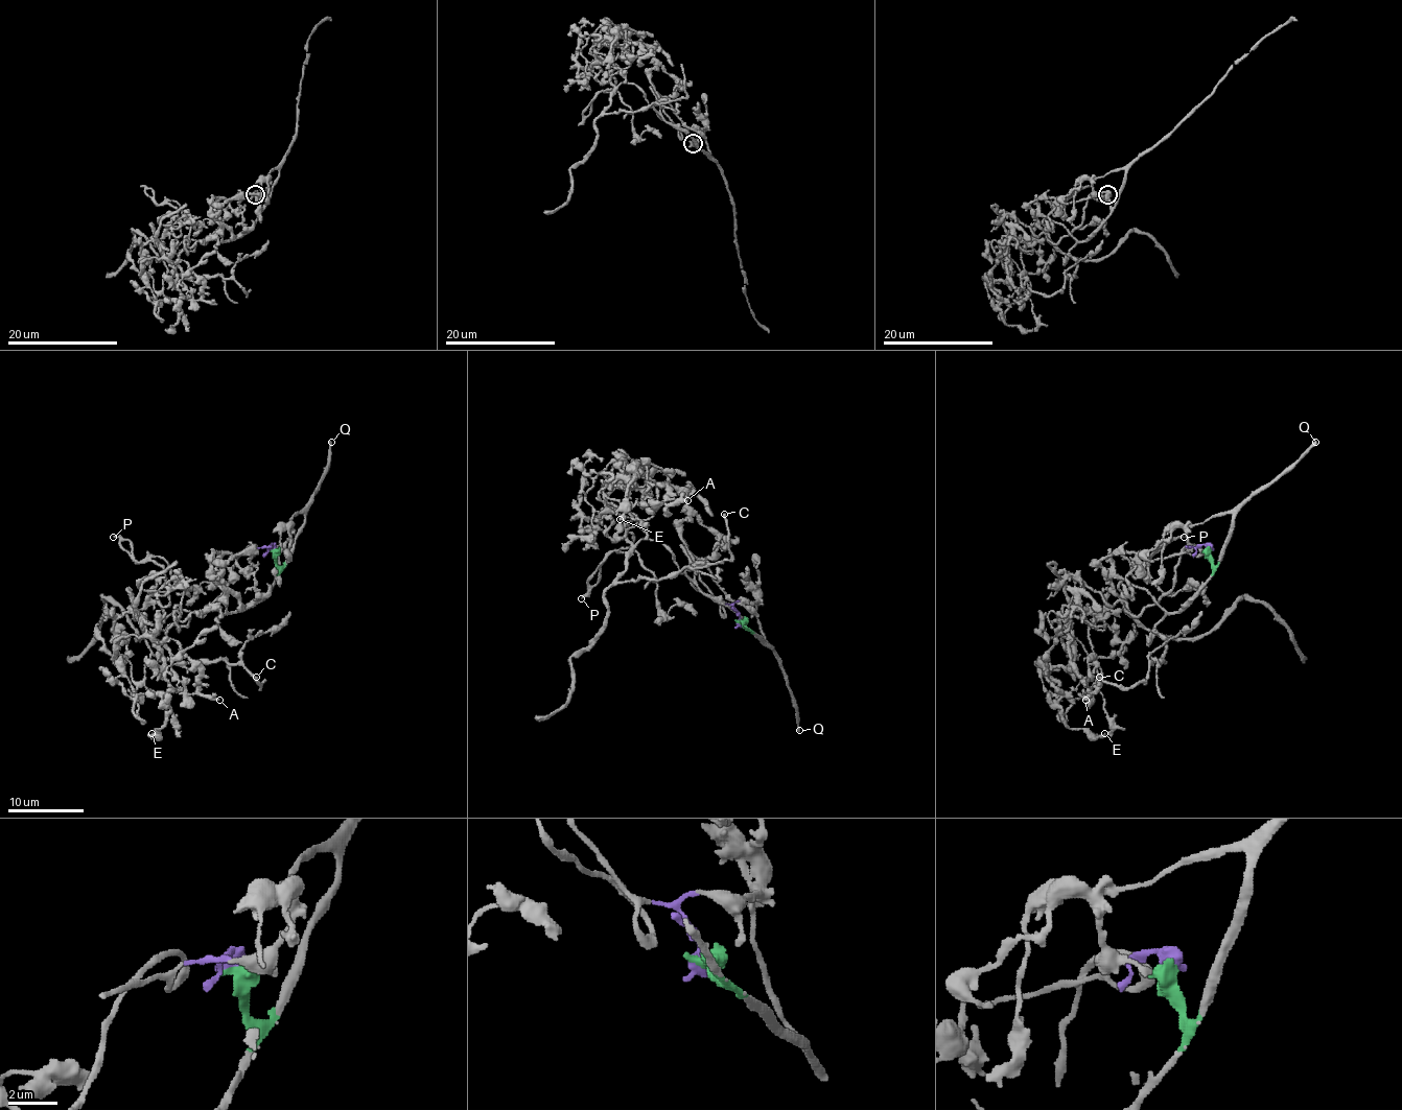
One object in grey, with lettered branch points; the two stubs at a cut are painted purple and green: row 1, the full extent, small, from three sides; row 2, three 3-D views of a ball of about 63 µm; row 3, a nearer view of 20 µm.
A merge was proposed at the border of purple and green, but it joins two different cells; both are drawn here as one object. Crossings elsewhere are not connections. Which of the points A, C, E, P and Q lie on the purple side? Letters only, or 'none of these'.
A, C, E, P

